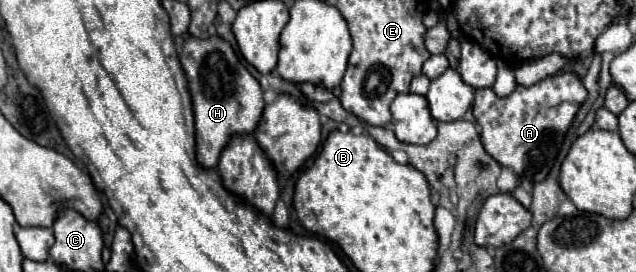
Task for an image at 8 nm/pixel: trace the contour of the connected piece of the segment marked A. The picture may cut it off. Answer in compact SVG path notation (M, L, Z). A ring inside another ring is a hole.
M559 72L533 86L521 86L501 98L491 88L475 90L473 116L481 126L481 144L499 166L507 166L521 182L543 182L551 172L563 138L573 124L581 104L587 100L587 90L575 72Z

